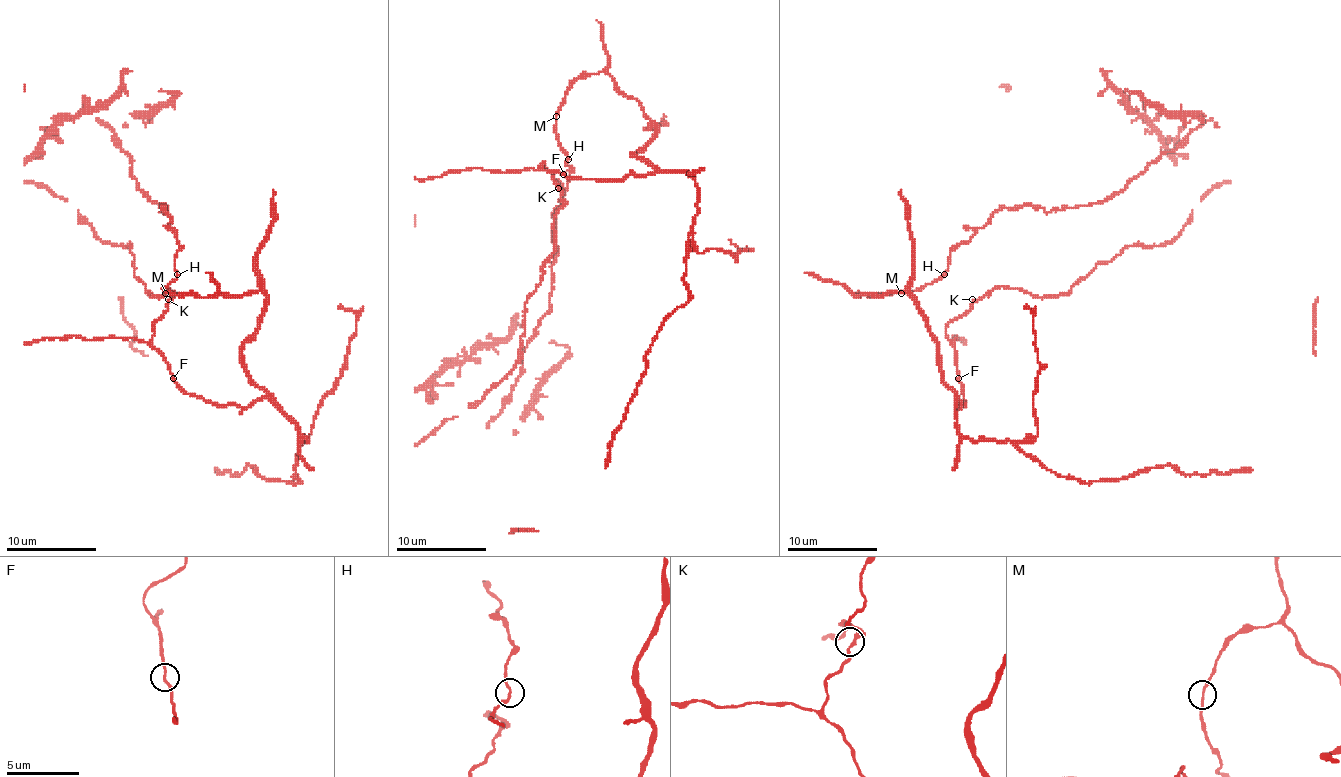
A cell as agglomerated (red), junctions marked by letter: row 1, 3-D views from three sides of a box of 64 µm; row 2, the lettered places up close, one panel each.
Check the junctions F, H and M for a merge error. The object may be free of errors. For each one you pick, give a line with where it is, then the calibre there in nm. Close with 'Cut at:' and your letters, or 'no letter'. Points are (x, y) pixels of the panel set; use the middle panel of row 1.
Cut at: no letter

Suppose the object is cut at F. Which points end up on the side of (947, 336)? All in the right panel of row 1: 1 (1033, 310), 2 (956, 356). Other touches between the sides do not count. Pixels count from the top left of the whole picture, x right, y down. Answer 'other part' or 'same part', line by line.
1: other part
2: same part

